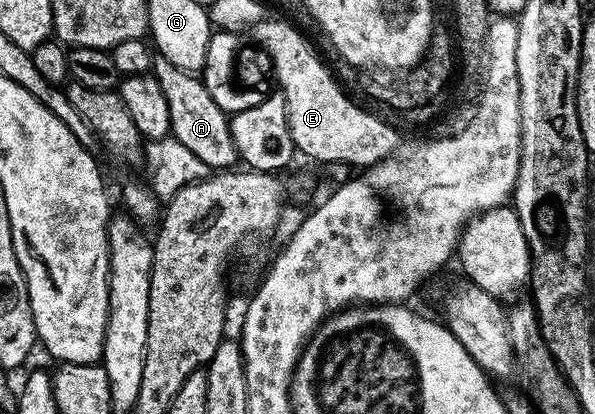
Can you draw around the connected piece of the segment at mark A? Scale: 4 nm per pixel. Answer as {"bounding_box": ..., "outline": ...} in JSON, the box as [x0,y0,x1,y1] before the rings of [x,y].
{"bounding_box":[152,56,237,171],"outline":[[[153,56],[152,73],[158,79],[158,87],[162,87],[162,95],[166,95],[166,104],[170,107],[171,136],[175,137],[182,147],[194,151],[202,163],[208,165],[212,171],[228,171],[237,164],[236,148],[232,138],[232,126],[229,114],[214,103],[210,91],[206,91],[203,80],[197,74],[182,71],[180,67],[174,67],[164,57]]]}

